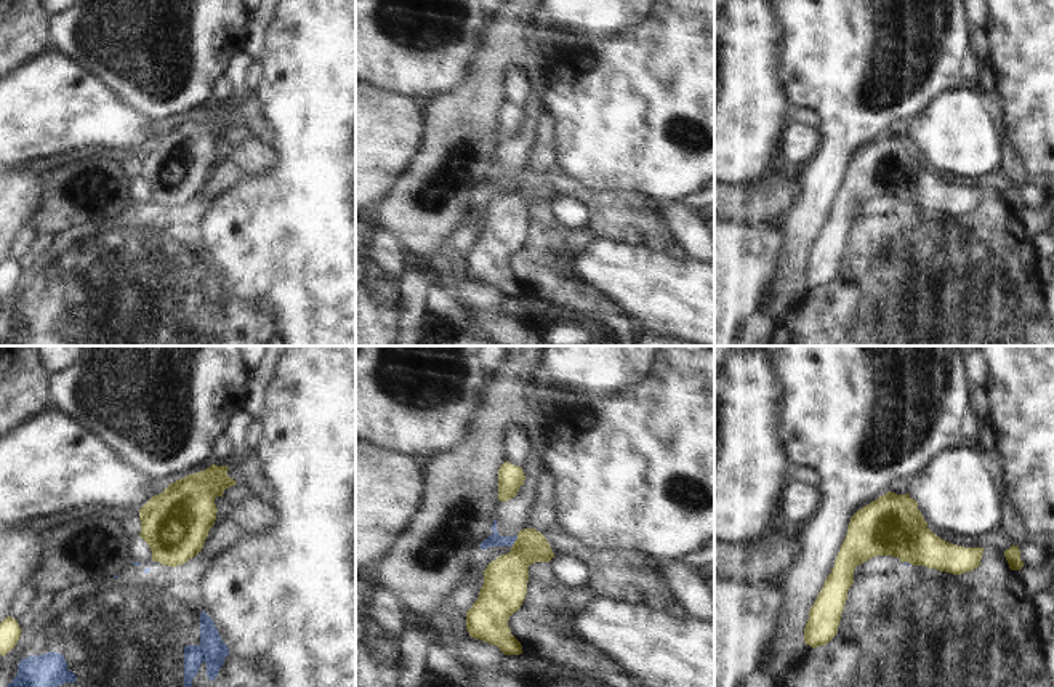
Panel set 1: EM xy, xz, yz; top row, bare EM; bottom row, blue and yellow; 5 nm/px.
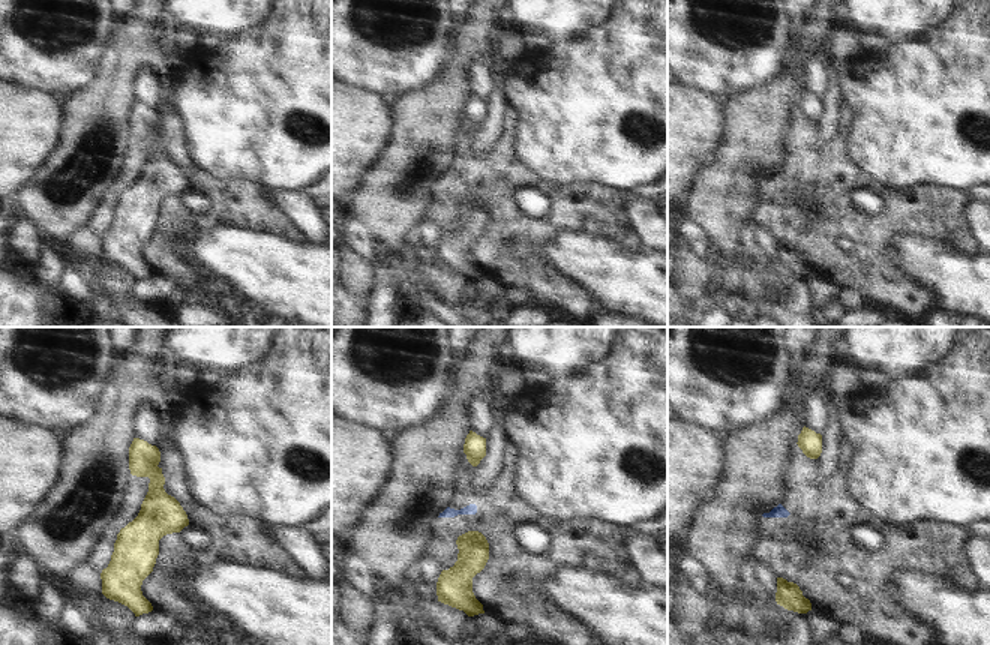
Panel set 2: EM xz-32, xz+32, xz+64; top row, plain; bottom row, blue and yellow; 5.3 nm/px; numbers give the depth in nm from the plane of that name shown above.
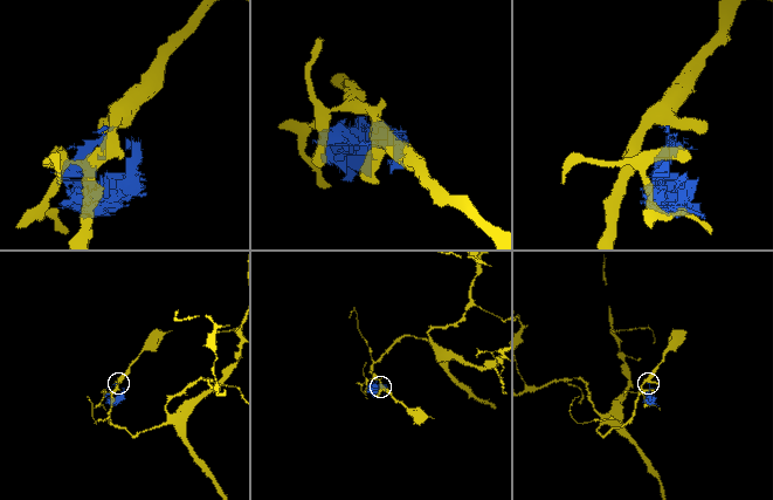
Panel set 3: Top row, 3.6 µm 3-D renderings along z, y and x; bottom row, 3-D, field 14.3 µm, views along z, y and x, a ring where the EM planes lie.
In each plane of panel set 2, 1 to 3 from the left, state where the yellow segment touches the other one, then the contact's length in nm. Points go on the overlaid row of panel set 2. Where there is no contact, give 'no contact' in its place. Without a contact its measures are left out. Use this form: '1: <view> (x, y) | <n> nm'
1: no contact
2: no contact
3: no contact

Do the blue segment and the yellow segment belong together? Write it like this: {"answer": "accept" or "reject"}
{"answer": "reject"}

